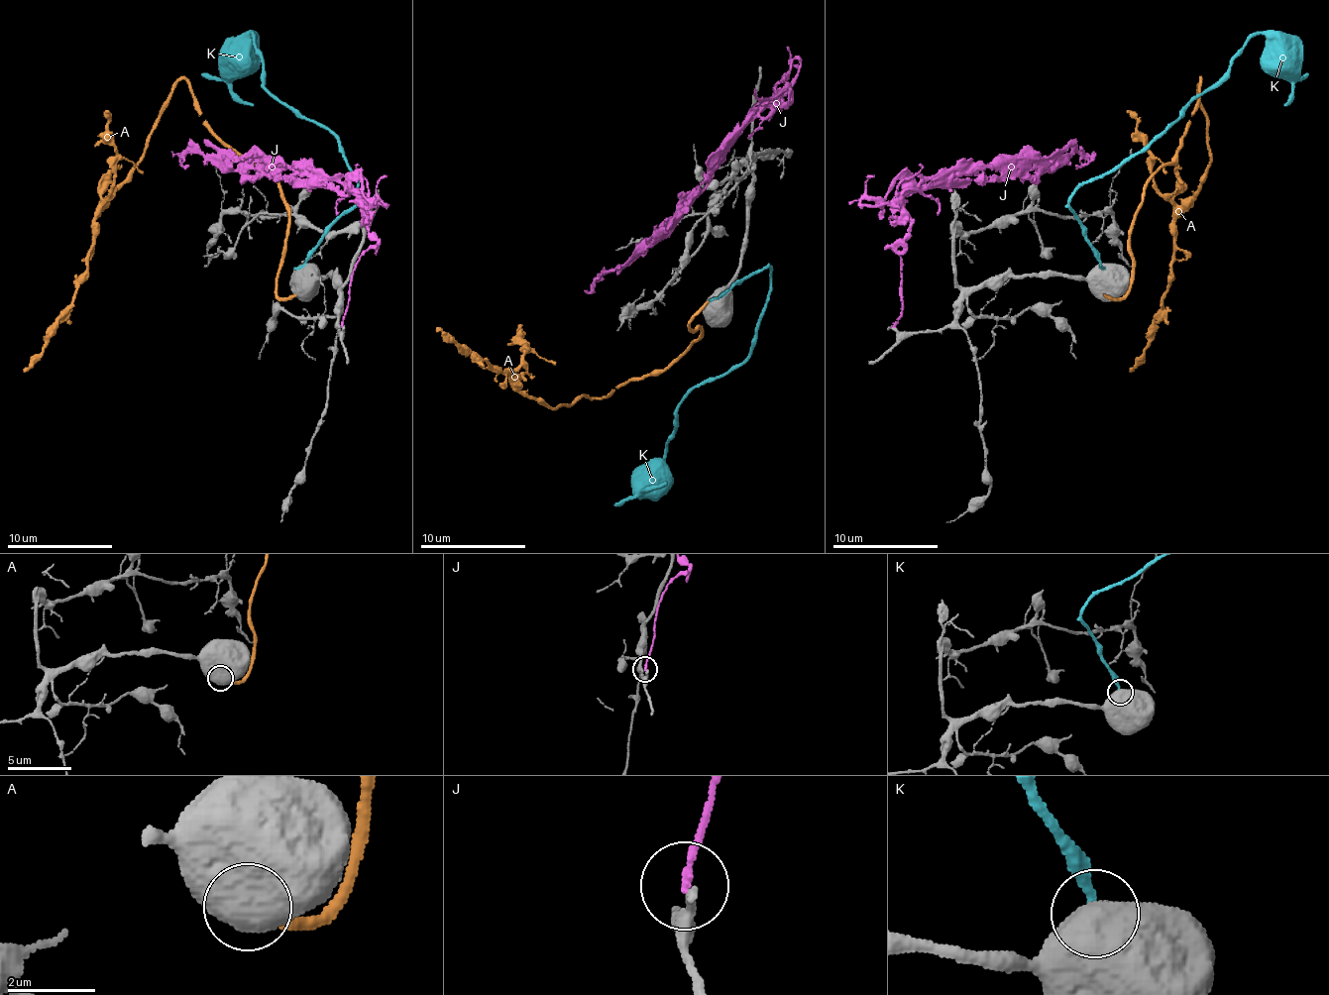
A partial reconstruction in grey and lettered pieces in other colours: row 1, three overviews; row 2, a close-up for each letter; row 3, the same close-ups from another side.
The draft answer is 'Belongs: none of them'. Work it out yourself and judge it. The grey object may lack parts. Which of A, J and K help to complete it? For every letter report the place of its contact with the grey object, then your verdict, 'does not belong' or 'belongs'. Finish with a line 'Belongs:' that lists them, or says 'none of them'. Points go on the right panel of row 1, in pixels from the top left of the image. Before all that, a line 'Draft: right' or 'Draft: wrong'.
Draft: wrong
A: (1105, 295) | belongs
J: (894, 325) | does not belong
K: (1101, 267) | does not belong
Belongs: A

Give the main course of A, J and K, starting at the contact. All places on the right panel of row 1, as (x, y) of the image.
A: (1105, 294), (1129, 286), (1132, 221), (1176, 152), (1200, 78), (1211, 163), (1173, 223), (1163, 310), (1129, 371)
J: (894, 326), (902, 266), (892, 247), (908, 231), (910, 194), (973, 175), (1040, 175), (1071, 152), (1095, 152)
K: (1100, 266), (1068, 205), (1084, 183), (1156, 139), (1259, 34), (1290, 59), (1292, 97), (1284, 105)

